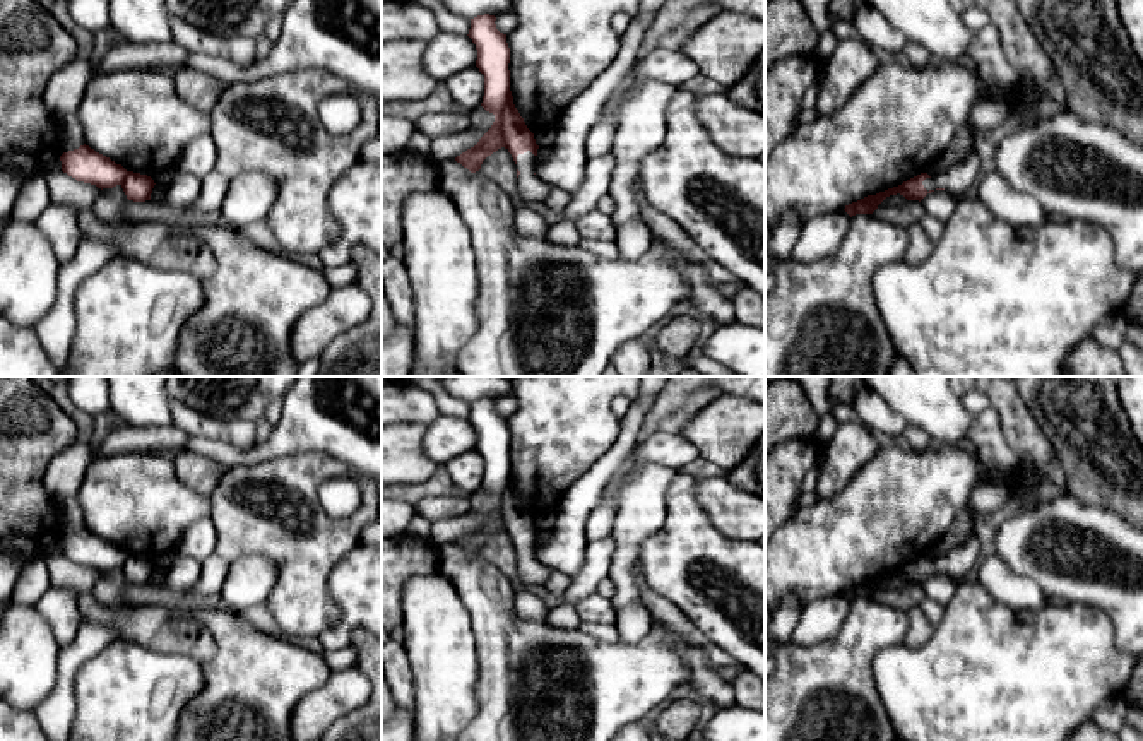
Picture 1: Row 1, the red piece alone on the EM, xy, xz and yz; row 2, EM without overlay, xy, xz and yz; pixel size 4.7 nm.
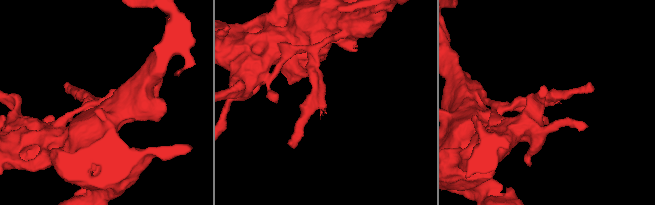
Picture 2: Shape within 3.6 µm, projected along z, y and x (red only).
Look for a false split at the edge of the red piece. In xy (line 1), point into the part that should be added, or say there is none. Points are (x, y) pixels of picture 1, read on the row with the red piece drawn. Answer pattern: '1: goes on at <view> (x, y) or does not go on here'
1: does not go on here

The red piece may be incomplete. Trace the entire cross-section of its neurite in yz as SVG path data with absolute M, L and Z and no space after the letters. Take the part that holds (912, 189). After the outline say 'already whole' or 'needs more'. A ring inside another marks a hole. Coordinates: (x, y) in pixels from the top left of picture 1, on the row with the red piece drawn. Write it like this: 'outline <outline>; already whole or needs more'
outline M921 173L907 181L903 181L898 187L888 188L885 192L879 192L876 195L868 195L857 202L852 202L849 205L845 205L845 212L852 217L856 214L873 214L878 205L890 195L903 195L907 200L922 200L927 193L934 192L934 190L926 190L922 181L926 178L931 178L927 173Z; already whole

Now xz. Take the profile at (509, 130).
outline M484 14L471 19L469 38L476 44L476 67L484 75L484 96L481 106L495 115L491 128L479 142L455 157L471 173L481 169L483 161L505 147L515 164L517 156L530 151L537 156L539 145L534 133L527 128L524 118L513 104L510 91L510 48L506 34L495 24L496 17Z; already whole

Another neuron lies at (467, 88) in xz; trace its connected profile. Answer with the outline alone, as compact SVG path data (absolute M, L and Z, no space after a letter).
M476 65L453 74L445 80L445 86L448 87L453 101L469 111L476 110L483 103L484 75Z

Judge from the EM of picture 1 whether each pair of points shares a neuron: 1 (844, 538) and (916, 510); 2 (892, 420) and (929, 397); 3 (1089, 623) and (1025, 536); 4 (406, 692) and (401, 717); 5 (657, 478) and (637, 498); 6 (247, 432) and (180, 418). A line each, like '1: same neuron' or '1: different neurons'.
1: same neuron
2: different neurons
3: different neurons
4: different neurons
5: same neuron
6: same neuron

